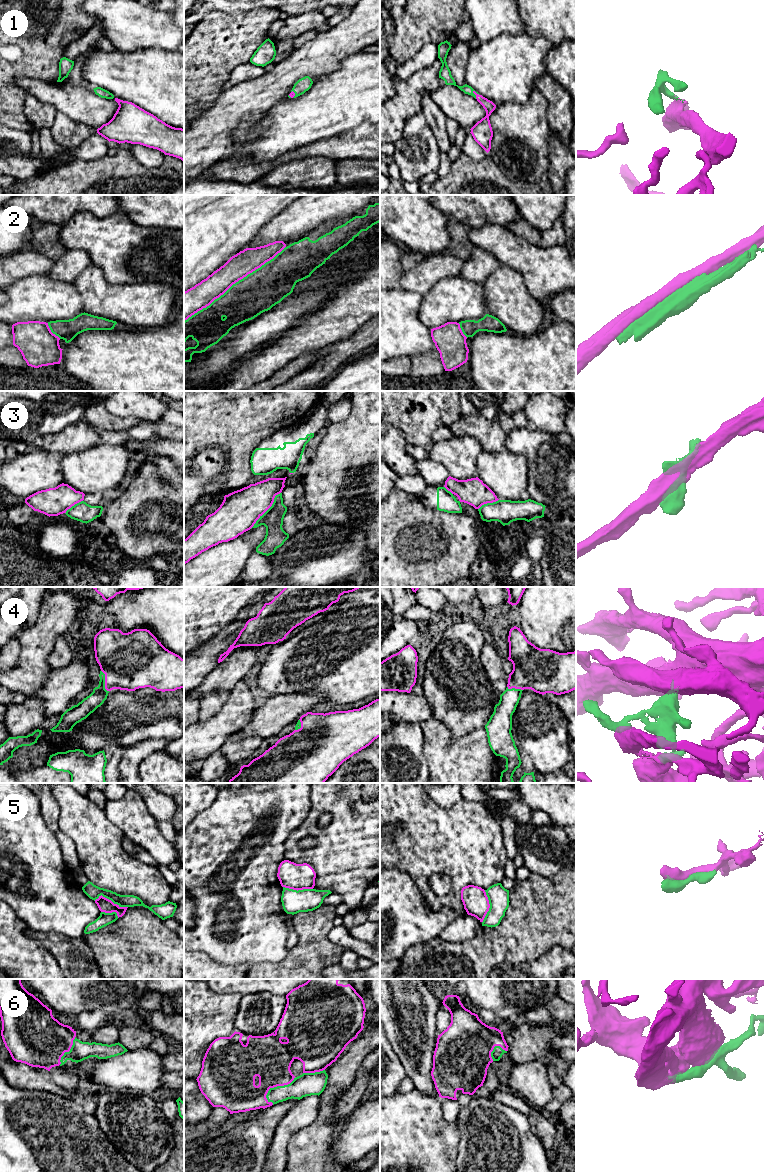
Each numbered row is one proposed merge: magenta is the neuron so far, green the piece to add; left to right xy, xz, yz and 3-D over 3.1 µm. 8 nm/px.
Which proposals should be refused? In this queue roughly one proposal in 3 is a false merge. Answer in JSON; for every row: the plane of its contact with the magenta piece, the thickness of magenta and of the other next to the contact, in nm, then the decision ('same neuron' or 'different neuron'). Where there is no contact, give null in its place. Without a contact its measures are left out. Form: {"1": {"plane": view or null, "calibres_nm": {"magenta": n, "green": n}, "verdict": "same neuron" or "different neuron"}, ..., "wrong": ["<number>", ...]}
{"1": {"plane": "yz", "calibres_nm": {"magenta": 90, "green": 80}, "verdict": "same neuron"}, "2": {"plane": "xz", "calibres_nm": {"magenta": 190, "green": 320}, "verdict": "different neuron"}, "3": {"plane": "xz", "calibres_nm": {"magenta": 320, "green": 170}, "verdict": "different neuron"}, "4": {"plane": "xy", "calibres_nm": {"magenta": 460, "green": 140}, "verdict": "same neuron"}, "5": {"plane": "xy", "calibres_nm": {"magenta": 110, "green": 110}, "verdict": "different neuron"}, "6": {"plane": "xz", "calibres_nm": {"magenta": 340, "green": 190}, "verdict": "same neuron"}, "wrong": ["2", "3", "5"]}

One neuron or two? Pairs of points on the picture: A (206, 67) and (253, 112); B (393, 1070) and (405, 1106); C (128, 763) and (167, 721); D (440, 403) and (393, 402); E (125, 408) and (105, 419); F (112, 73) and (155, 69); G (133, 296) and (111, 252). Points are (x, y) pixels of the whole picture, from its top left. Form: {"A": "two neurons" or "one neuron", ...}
{"A": "two neurons", "B": "two neurons", "C": "two neurons", "D": "one neuron", "E": "two neurons", "F": "one neuron", "G": "two neurons"}

